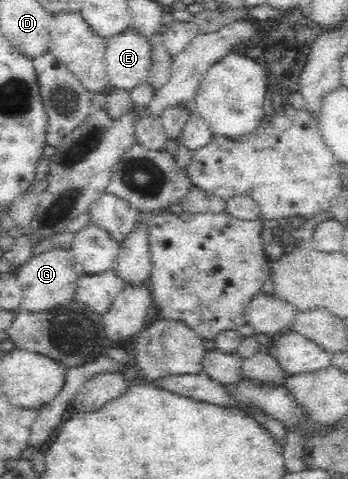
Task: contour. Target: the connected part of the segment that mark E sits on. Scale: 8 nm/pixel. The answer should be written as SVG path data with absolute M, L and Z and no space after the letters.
M127 28L106 41L104 64L109 92L119 89L130 91L147 83L152 64L147 39Z

